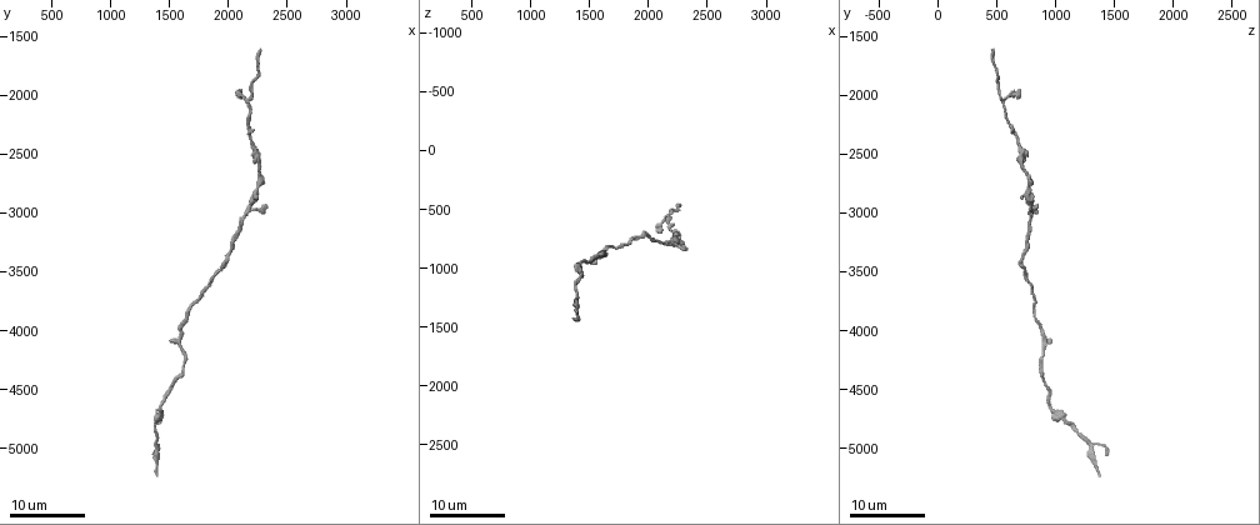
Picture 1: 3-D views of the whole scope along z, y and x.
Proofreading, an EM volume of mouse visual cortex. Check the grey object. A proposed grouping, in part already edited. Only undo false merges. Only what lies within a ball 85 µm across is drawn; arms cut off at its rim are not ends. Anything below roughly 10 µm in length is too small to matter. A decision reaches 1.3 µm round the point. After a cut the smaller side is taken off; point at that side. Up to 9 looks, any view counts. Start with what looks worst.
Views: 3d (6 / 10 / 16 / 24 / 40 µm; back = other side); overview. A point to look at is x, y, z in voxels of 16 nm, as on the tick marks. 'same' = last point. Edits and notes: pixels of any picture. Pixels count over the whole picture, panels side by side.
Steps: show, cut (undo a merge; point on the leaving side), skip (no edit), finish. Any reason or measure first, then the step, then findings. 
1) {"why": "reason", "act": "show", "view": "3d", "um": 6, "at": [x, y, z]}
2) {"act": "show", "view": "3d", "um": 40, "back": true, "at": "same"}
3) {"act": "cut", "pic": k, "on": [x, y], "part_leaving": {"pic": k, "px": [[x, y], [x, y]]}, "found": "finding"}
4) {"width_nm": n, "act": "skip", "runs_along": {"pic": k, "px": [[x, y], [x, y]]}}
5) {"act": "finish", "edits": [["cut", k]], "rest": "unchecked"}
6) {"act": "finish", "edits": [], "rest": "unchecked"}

{"why": "thick turns thin", "act": "show", "view": "3d", "um": 24, "at": [1440, 4680, 980]}

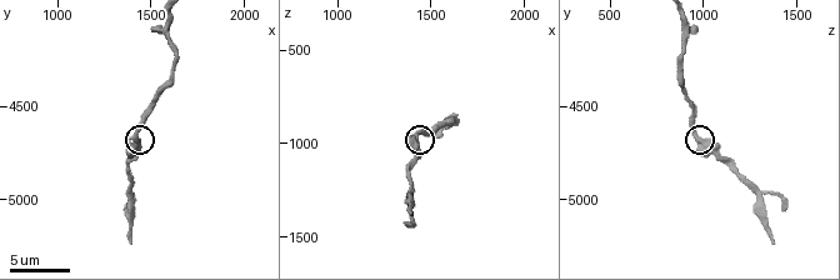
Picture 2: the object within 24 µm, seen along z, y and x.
{"act": "show", "view": "3d", "um": 10, "at": [1420, 4680, 980]}

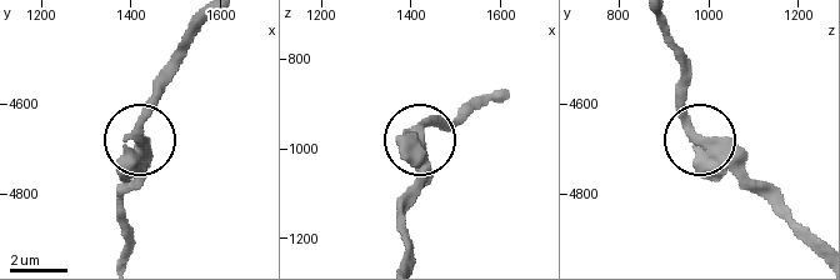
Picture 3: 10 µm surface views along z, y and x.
{"why": "zoom in", "act": "show", "view": "3d", "um": 6, "at": [1415, 4675, 980]}

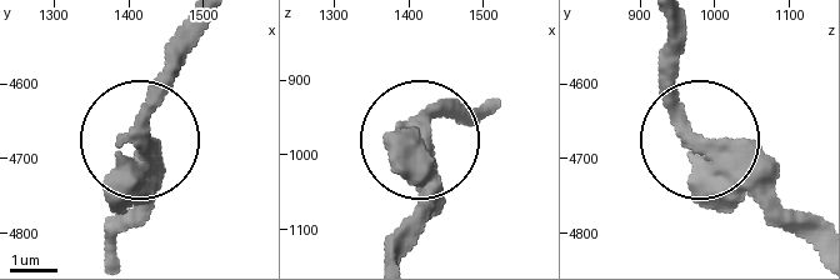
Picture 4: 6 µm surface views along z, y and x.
{"act": "skip", "runs_along": {"pic": 4, "px": [[668, 30], [680, 114], [795, 216]]}, "found": "all the same cell"}

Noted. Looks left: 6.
{"act": "show", "view": "3d", "um": 24, "at": [1880, 3500, 760]}

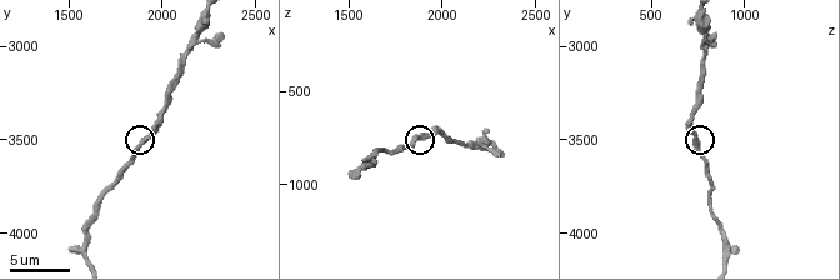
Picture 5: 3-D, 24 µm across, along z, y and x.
{"act": "show", "view": "3d", "um": 6, "at": [1920, 3520, 740]}

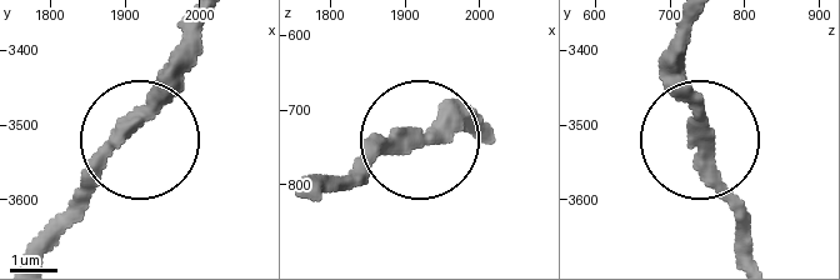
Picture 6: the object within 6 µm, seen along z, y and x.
{"width_nm": 300, "act": "skip", "runs_along": {"pic": 6, "px": [[400, 144], [344, 188]]}, "found": "all the same cell"}

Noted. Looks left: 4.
{"why": "thick turns thin", "act": "show", "view": "3d", "um": 16, "at": [2220, 2440, 680]}

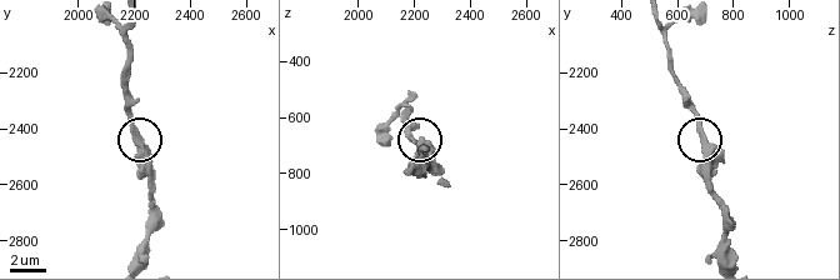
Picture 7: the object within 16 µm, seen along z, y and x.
{"why": "closer look", "act": "show", "view": "3d", "um": 6, "at": [2220, 2450, 700]}

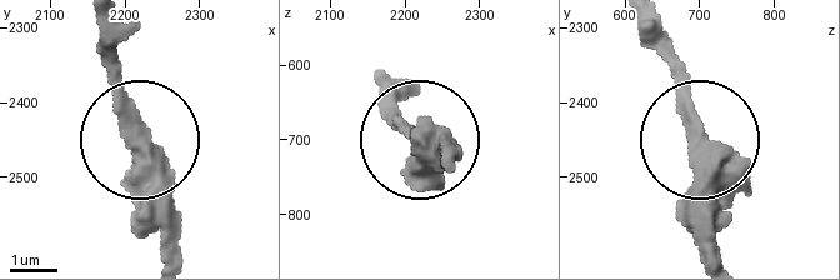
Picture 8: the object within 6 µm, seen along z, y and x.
{"act": "skip", "found": "all the same cell"}

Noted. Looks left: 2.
{"why": "two arms in line, one across", "act": "show", "view": "3d", "um": 16, "at": [2240, 2780, 780]}

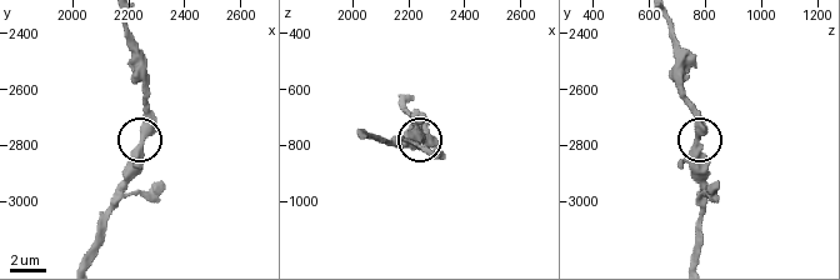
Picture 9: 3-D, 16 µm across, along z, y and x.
{"act": "show", "view": "3d", "um": 10, "at": [2260, 2760, 780]}

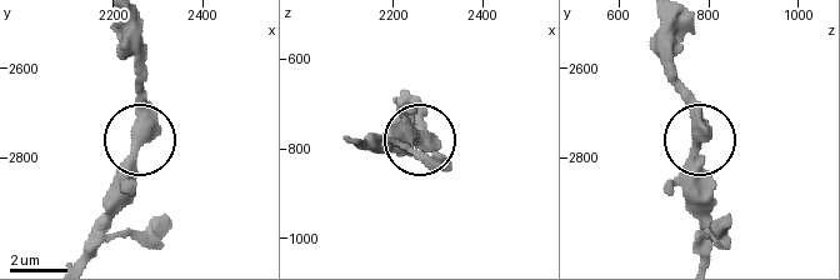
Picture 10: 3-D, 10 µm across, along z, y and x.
{"arms": 3, "act": "skip", "runs_along": {"pic": 10, "px": [[699, 258], [699, 108], [678, 66]]}, "found": "continuous, no second cell"}

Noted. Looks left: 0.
{"act": "finish", "edits": [], "rest": "unchecked"}

